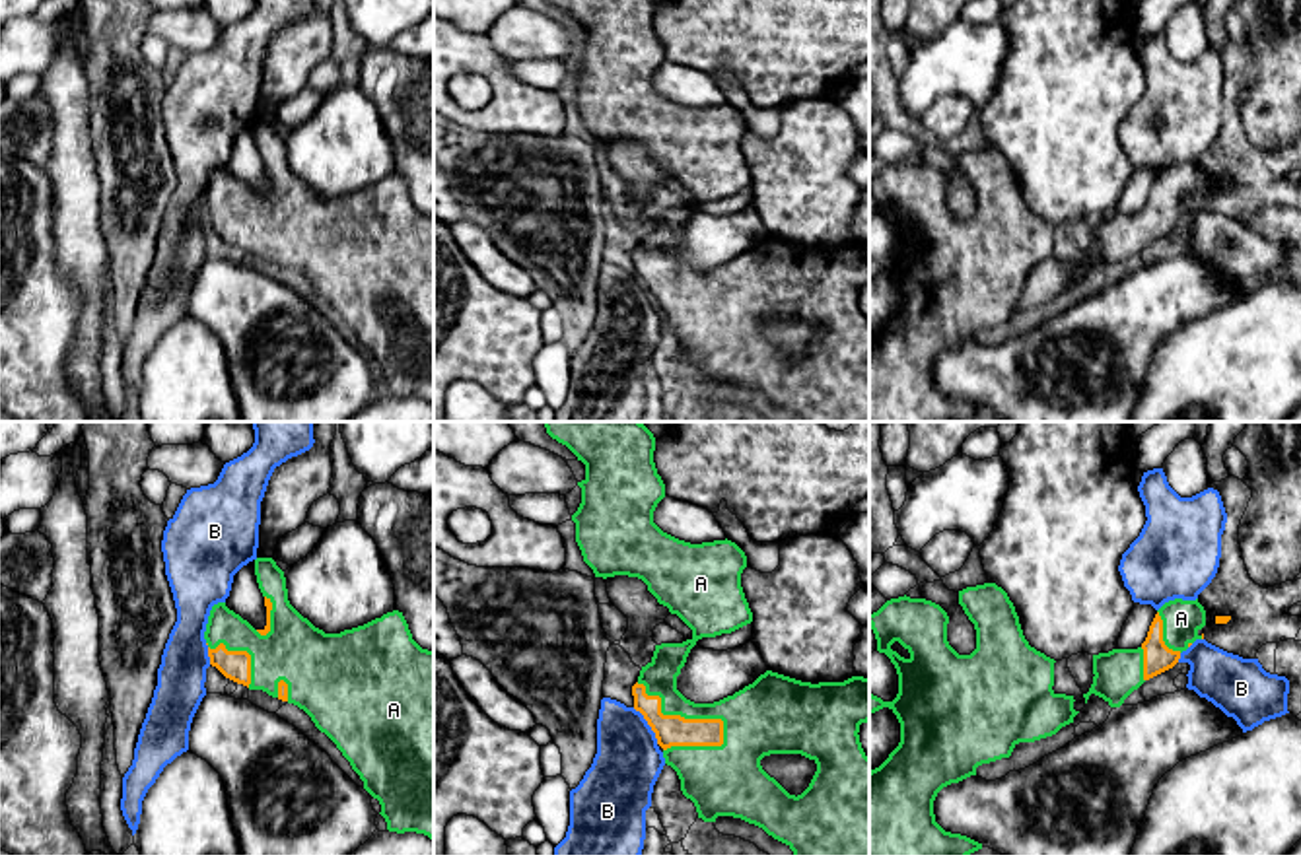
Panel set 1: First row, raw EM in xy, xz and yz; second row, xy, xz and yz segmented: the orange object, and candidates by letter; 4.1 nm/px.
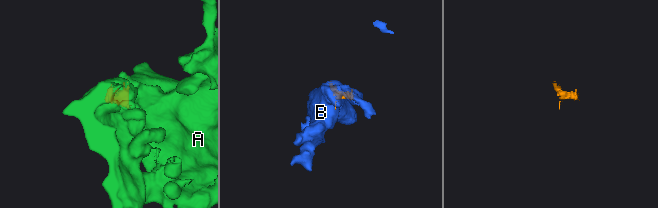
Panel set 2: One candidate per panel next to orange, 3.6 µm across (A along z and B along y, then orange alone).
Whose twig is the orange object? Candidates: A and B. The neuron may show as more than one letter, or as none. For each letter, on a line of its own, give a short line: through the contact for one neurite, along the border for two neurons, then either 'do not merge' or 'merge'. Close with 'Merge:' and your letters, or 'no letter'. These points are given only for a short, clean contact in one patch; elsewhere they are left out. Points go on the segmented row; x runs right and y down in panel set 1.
A: merge
B: line xz (632, 708), (642, 716), (658, 743); do not merge
Merge: A

